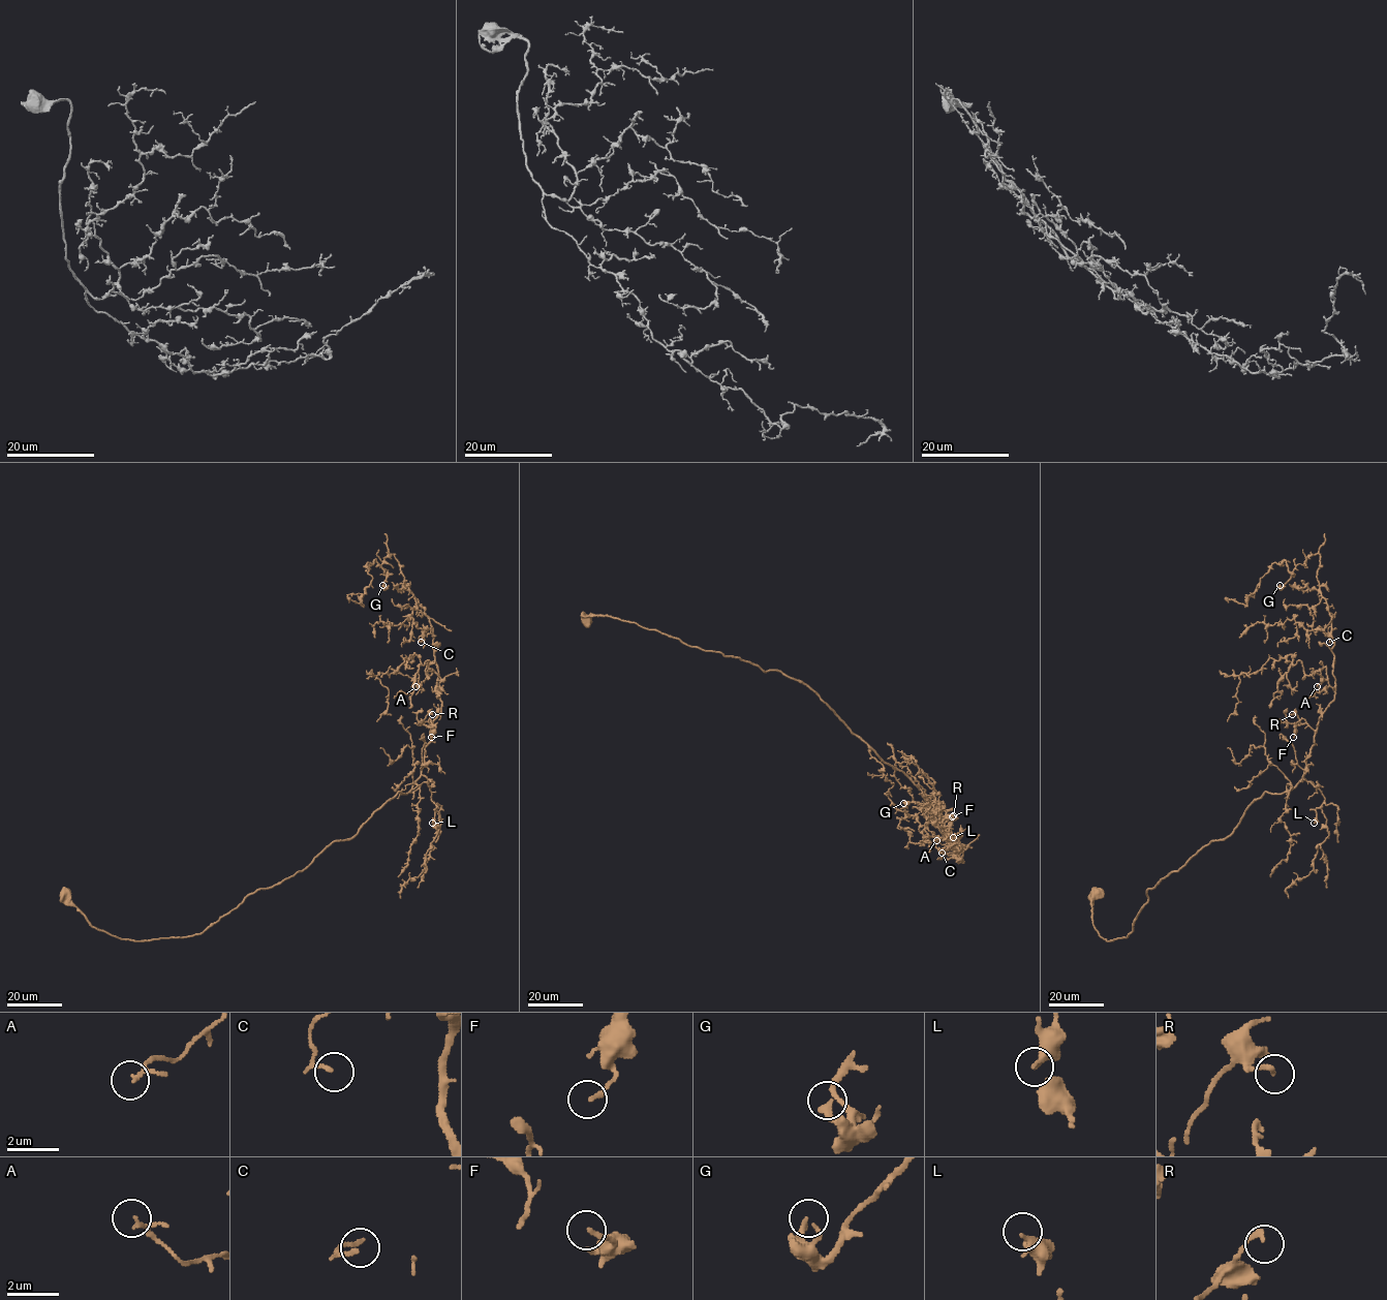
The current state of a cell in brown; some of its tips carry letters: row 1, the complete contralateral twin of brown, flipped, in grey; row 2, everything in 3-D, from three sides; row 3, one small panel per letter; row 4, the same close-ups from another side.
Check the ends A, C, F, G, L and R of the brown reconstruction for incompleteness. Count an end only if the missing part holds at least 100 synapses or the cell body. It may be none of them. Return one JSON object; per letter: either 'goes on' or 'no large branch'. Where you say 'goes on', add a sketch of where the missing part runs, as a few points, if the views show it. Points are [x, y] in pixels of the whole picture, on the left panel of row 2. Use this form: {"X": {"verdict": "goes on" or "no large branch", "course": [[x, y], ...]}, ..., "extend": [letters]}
{"A": {"verdict": "no large branch"}, "C": {"verdict": "no large branch"}, "F": {"verdict": "no large branch"}, "G": {"verdict": "no large branch"}, "L": {"verdict": "no large branch"}, "R": {"verdict": "no large branch"}, "extend": []}

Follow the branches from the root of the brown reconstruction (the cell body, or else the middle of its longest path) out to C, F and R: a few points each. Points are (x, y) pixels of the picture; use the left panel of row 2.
C: (67, 893), (91, 926), (121, 938), (193, 936), (350, 839), (420, 777), (441, 704), (430, 629), (421, 642)
F: (67, 893), (91, 926), (121, 938), (202, 934), (410, 790), (429, 718), (431, 737)
R: (67, 893), (91, 926), (121, 938), (202, 934), (410, 790), (431, 740), (424, 718), (432, 714)

